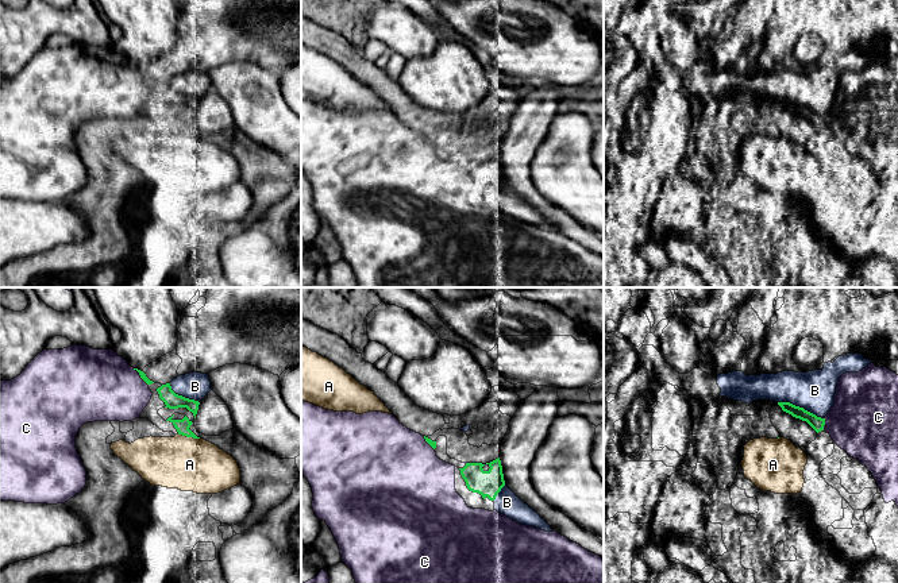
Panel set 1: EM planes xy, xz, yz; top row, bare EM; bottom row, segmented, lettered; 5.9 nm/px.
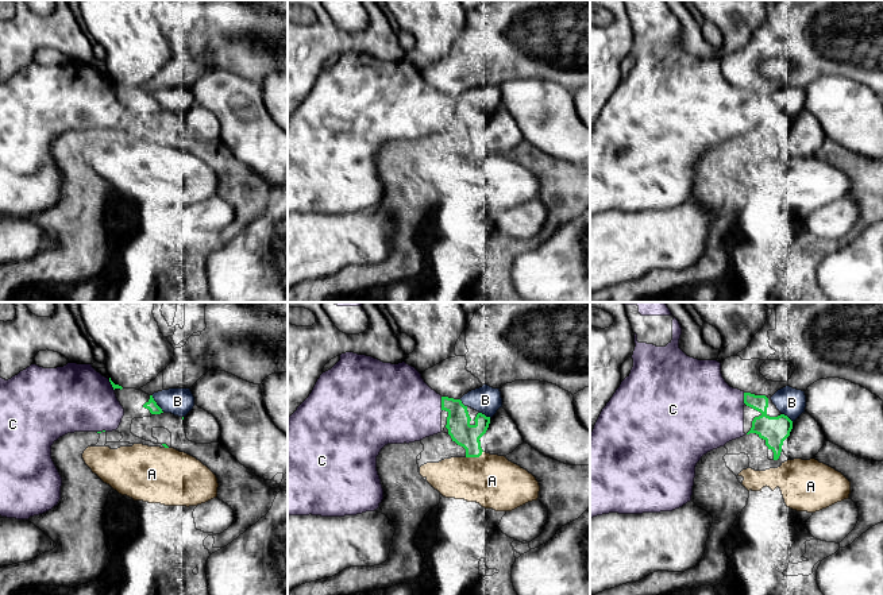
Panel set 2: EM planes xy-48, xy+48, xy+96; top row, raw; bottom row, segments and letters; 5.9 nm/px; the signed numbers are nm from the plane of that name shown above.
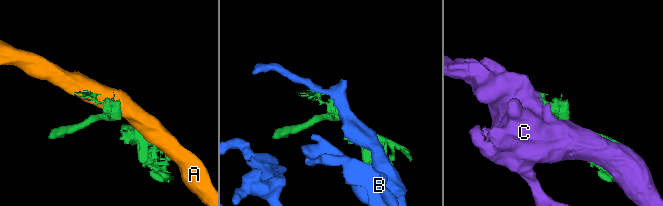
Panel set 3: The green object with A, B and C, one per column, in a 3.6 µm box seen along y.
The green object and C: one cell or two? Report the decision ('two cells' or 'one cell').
two cells

